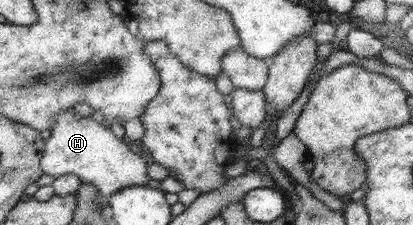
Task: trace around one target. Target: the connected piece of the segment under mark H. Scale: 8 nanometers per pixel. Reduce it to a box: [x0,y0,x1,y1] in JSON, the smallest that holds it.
[40,108,154,200]

